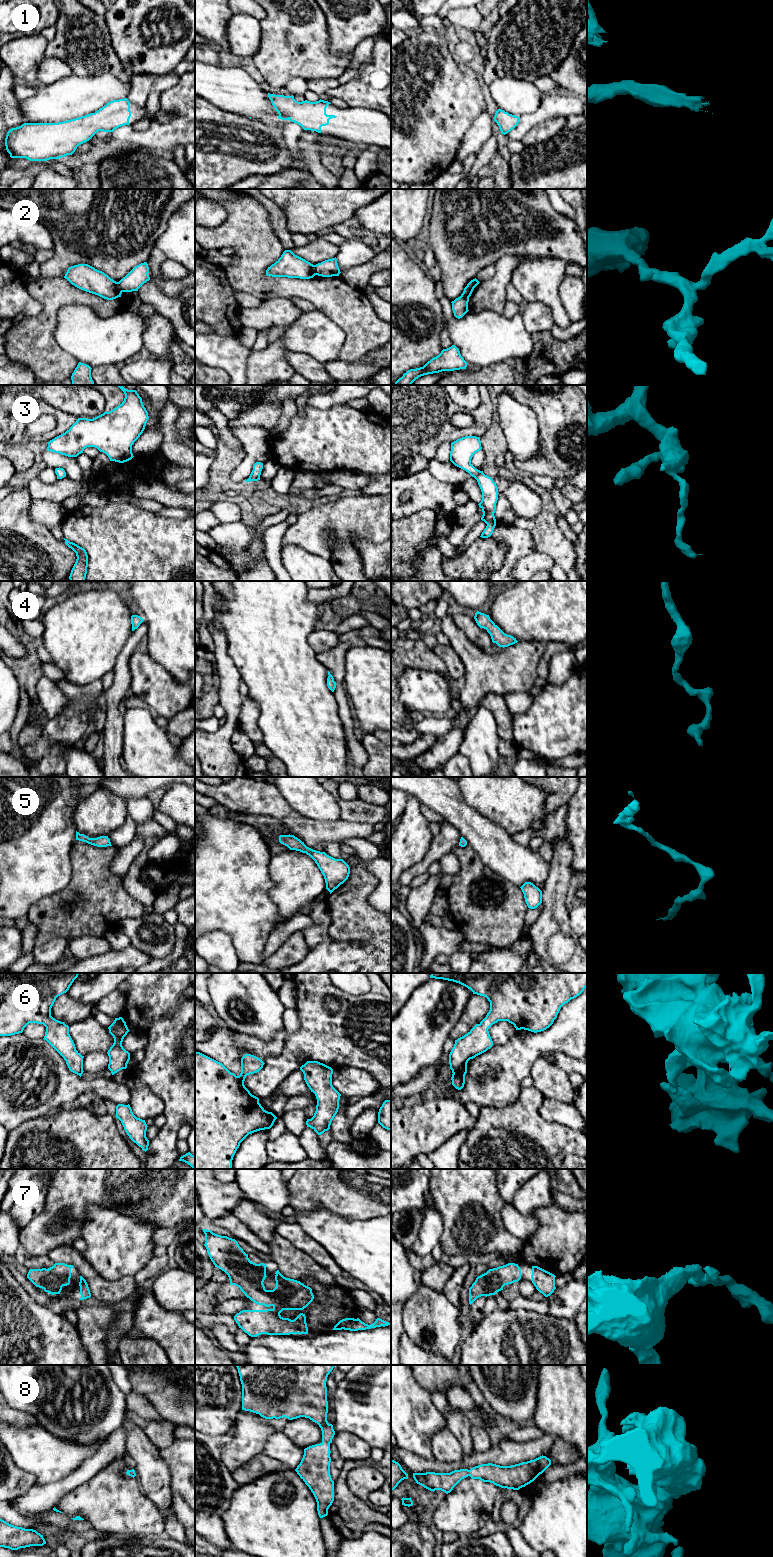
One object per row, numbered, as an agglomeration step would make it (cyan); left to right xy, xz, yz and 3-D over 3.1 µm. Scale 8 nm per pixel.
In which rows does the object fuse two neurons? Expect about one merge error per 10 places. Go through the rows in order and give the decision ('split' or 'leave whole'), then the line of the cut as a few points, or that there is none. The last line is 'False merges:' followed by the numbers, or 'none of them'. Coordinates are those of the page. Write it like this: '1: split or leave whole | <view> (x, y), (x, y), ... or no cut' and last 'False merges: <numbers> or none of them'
1: leave whole | no cut
2: split | xy (117, 282), (121, 292)
3: leave whole | no cut
4: leave whole | no cut
5: leave whole | no cut
6: leave whole | no cut
7: leave whole | no cut
8: leave whole | no cut
False merges: 2

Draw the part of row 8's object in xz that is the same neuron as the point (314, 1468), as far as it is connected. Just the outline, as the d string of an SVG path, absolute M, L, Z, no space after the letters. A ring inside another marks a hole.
M236 1365L242 1384L242 1410L259 1414L265 1419L300 1417L317 1423L322 1431L322 1442L304 1449L295 1471L313 1493L320 1518L328 1515L334 1501L334 1481L330 1475L330 1444L335 1435L327 1421L328 1401L326 1381L335 1365Z

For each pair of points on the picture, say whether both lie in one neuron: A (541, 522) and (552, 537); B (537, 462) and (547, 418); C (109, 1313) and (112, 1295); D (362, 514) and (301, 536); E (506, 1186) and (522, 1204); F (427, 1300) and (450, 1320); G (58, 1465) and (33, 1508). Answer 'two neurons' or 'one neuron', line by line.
A: one neuron
B: one neuron
C: two neurons
D: one neuron
E: two neurons
F: one neuron
G: two neurons

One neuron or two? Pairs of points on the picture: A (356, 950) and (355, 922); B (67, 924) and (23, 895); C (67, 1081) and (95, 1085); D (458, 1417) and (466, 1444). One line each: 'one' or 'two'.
A: two
B: two
C: two
D: one

